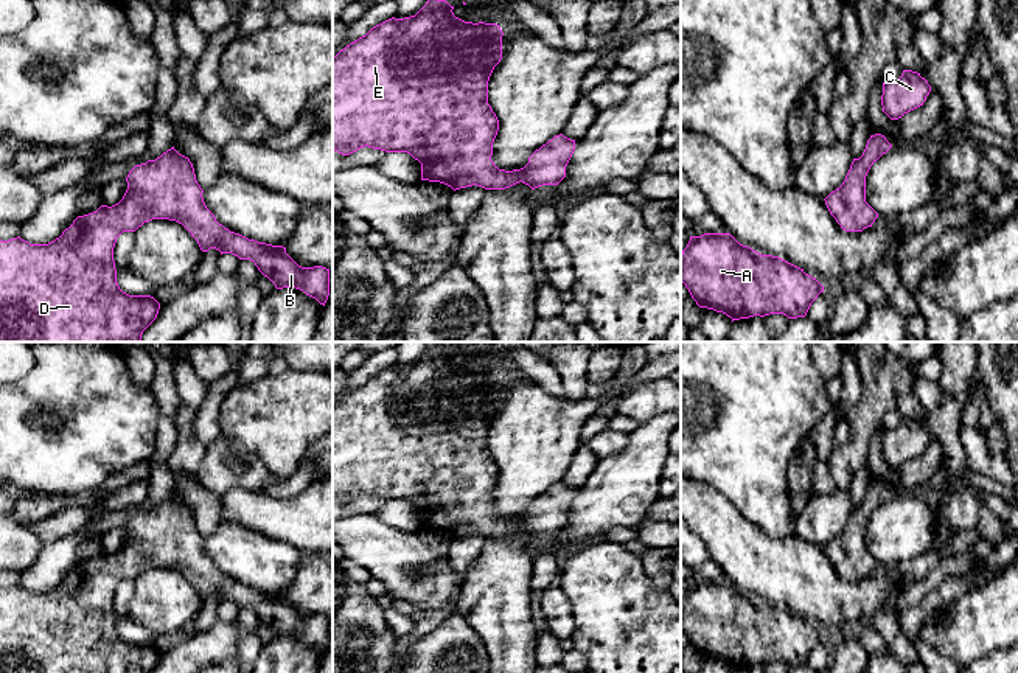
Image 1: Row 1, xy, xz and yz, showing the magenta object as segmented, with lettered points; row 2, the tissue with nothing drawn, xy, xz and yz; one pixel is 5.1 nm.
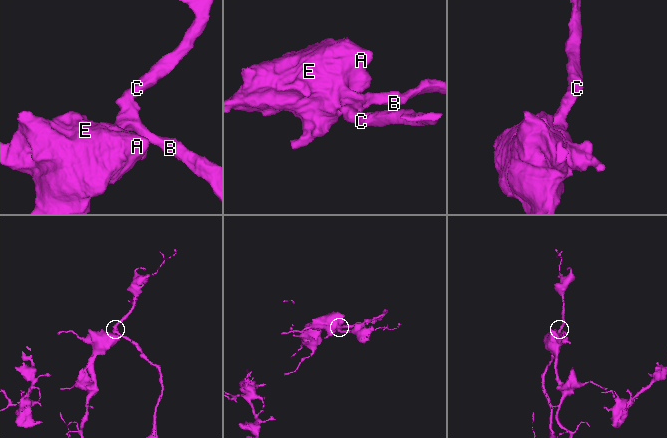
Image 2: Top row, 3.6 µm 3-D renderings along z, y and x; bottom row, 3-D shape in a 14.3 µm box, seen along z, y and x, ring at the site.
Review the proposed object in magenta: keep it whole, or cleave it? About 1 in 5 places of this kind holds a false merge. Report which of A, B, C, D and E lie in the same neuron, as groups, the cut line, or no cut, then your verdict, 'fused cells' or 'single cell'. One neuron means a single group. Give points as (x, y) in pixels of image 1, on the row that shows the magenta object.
A B C D E; no cut; single cell

